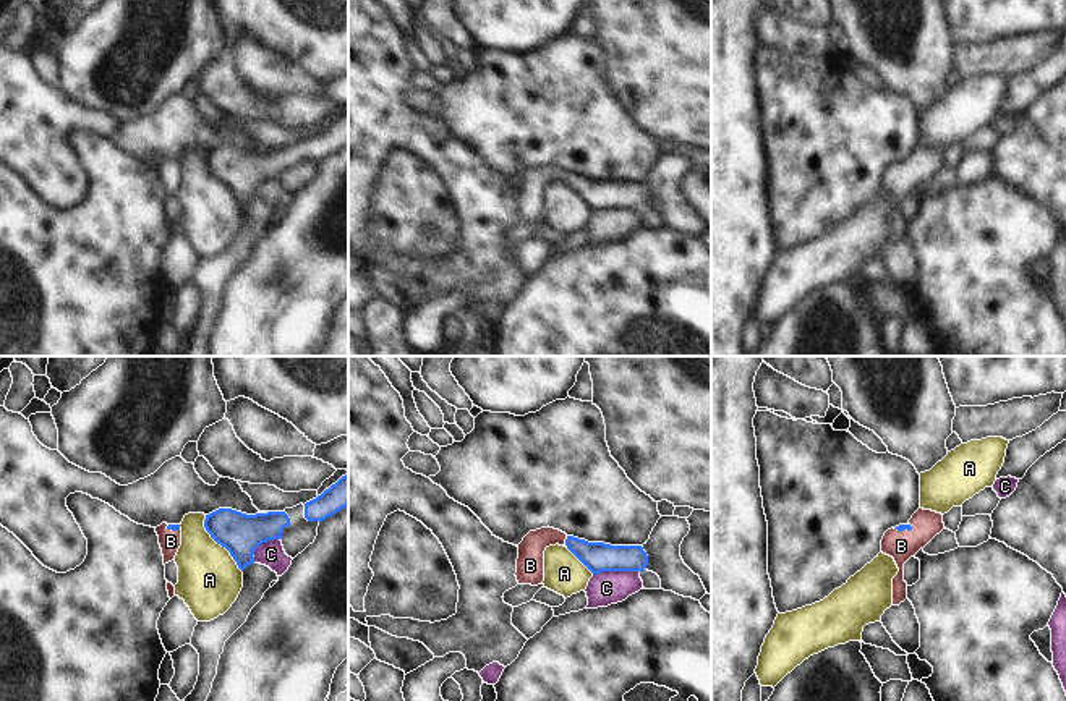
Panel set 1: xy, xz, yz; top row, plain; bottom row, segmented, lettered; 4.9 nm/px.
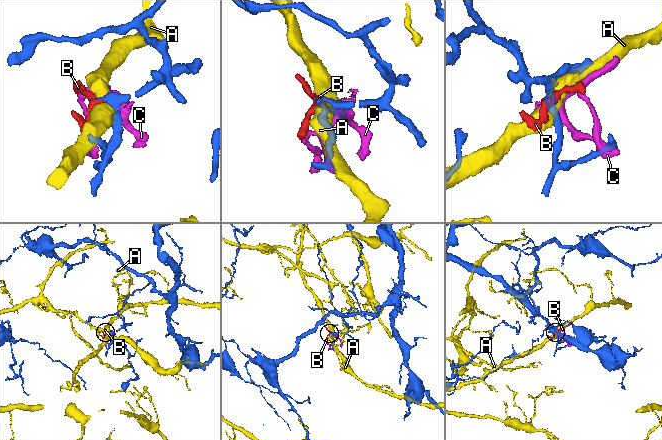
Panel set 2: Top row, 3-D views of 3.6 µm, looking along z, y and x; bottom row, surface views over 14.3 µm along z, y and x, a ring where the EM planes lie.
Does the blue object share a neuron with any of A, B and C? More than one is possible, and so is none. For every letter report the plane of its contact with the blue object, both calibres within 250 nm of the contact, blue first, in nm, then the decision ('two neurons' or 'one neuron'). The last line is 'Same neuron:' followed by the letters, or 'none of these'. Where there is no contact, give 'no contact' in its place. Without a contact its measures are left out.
A: contact in xy; calibres 200 and 320 nm; two neurons
B: contact in xz; calibres 150 and 140 nm; one neuron
C: contact in xz; calibres 150 and 170 nm; two neurons
Same neuron: B

